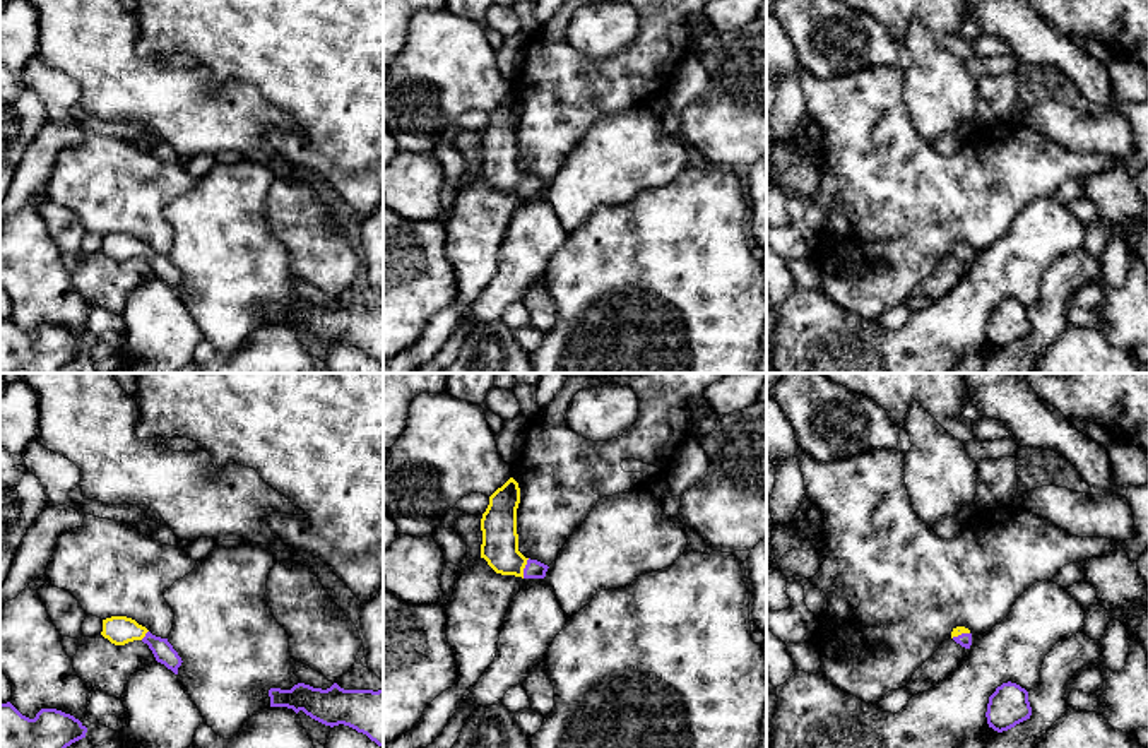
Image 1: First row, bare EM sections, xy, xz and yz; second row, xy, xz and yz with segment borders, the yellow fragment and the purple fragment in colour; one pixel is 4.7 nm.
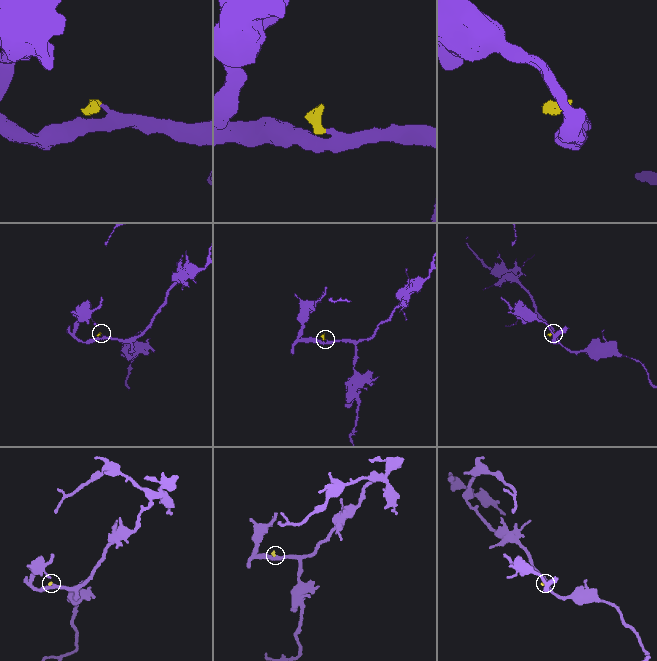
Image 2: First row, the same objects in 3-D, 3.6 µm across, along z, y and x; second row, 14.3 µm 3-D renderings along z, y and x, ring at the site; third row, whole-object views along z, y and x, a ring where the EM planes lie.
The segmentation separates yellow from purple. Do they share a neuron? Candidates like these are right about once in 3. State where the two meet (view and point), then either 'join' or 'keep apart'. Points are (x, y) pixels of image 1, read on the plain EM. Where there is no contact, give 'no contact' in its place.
contact xz (524, 184); join

